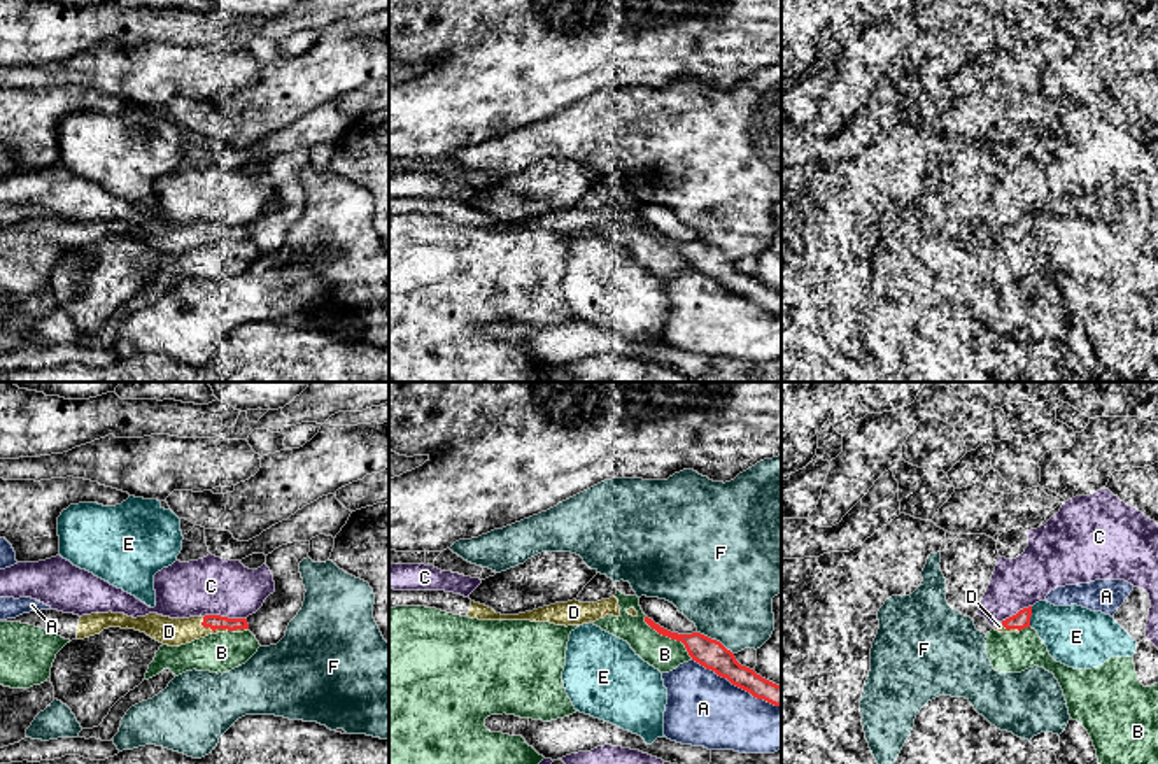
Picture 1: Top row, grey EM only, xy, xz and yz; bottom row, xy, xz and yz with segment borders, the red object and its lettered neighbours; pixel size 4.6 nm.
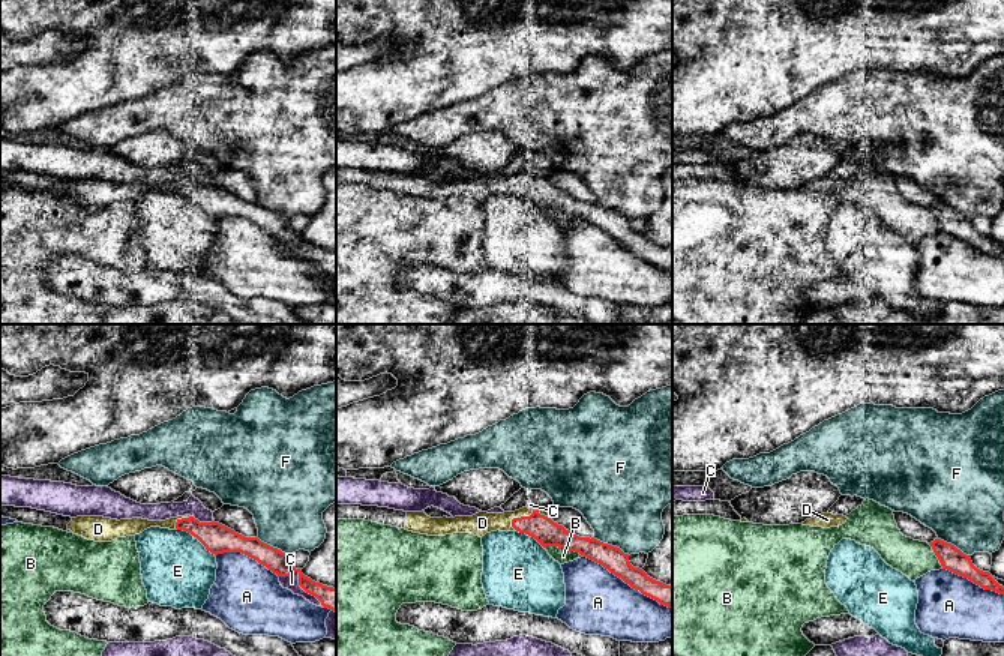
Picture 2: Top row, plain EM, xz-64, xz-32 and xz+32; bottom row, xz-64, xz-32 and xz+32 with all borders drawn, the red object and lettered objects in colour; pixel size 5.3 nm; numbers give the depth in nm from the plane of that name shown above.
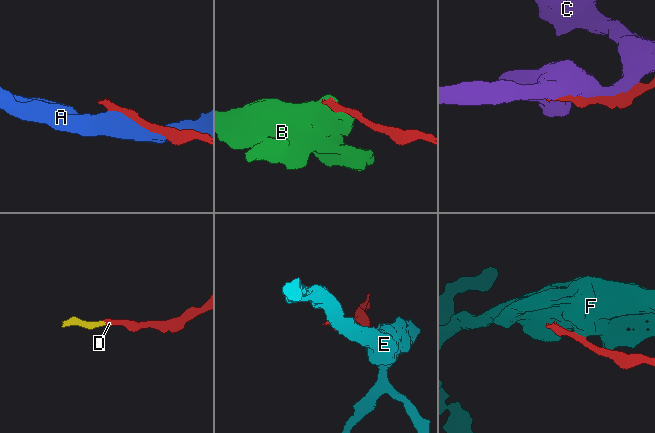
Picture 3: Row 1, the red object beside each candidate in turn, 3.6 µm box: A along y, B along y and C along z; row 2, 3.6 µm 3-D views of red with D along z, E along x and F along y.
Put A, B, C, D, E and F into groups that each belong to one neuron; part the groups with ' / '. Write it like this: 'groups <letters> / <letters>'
groups A / B / C / D / E / F

